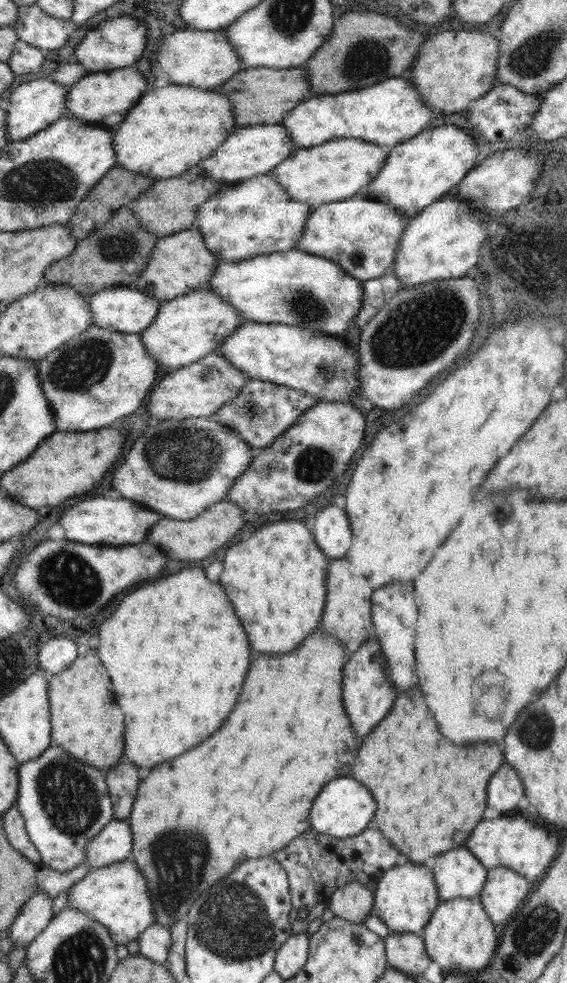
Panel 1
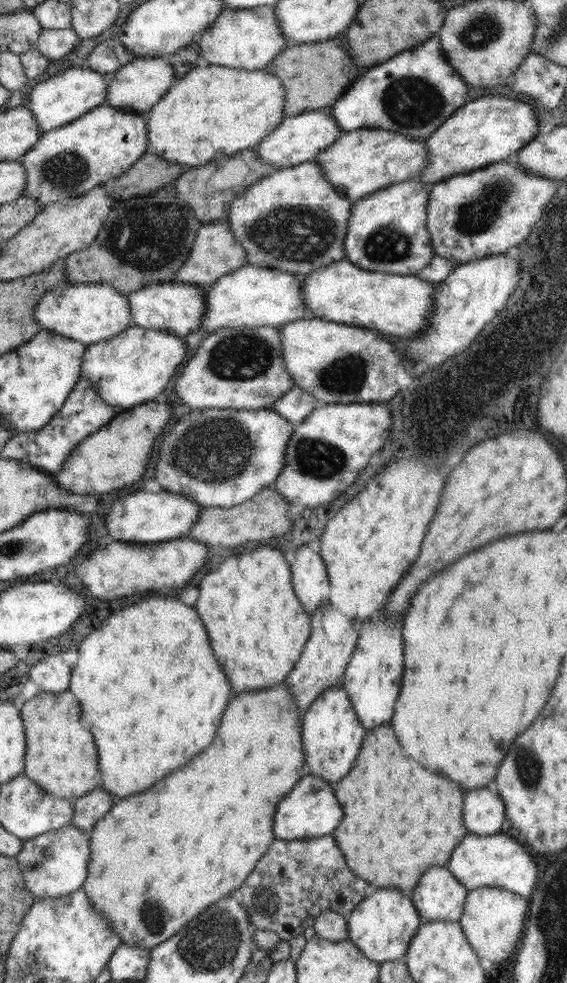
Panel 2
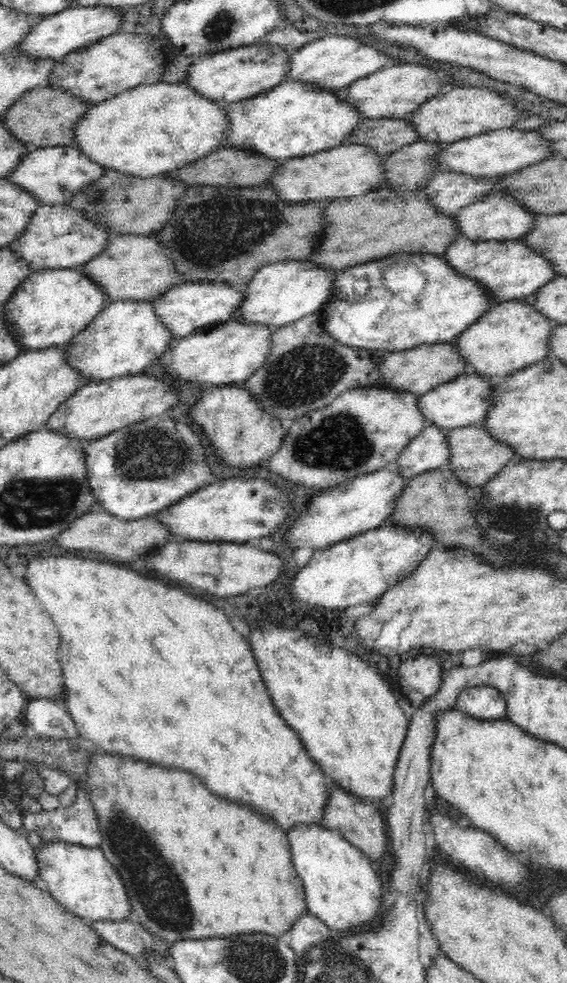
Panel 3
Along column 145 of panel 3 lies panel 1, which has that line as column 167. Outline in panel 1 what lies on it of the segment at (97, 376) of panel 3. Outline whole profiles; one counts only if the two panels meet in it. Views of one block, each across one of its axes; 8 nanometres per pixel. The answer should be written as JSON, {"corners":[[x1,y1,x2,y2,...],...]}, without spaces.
{"corners":[[207,285,205,288,176,296,173,300,160,302,154,322,138,336,142,338,142,344,152,360,156,360,156,365,172,372,198,362,218,349,220,343,244,322,236,310,222,301]]}

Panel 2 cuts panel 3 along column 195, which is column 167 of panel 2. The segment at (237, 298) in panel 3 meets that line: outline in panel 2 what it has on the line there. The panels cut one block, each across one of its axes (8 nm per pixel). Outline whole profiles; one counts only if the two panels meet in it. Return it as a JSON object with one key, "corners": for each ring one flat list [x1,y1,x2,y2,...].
{"corners":[[162,282,144,286,127,296,127,304,131,319,136,327,158,330,174,337,185,338,188,334,197,331,202,324,202,314,205,312,205,291,192,284]]}

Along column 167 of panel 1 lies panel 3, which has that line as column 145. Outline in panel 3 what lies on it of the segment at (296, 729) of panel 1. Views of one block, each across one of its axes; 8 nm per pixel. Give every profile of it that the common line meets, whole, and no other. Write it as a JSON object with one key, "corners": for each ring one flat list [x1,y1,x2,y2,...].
{"corners":[[100,750,99,752,90,751,90,766,88,769,87,785,91,789,87,793,96,813,99,814,98,821,102,826,102,845,98,846,104,852,106,859,116,867,120,873,124,887,130,895,135,919,141,926,146,927,154,936,160,937,165,941,178,942,178,940,202,940,202,938,228,938,228,936,238,936,238,934,252,934,252,932,263,932,284,939,284,934,292,926,300,921,300,918,309,912,306,905,306,891,304,891,304,881,298,877,296,867,292,863,291,847,289,838,276,823,274,819,264,817,254,809,240,805,230,800,222,800,214,793,208,792,204,788,204,783,200,778,196,778,190,772,182,772,180,768,164,768,159,764,148,762,147,760,134,760,122,756,121,754,108,753]]}

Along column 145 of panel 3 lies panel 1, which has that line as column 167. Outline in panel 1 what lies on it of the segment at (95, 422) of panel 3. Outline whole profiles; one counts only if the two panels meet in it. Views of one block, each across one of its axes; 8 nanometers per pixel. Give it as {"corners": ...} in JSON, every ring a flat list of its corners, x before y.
{"corners":[[216,349,198,362,169,372,154,385,147,400,147,411,153,421,198,417,213,418,216,411,232,399,248,383,248,376,233,368,228,360]]}

